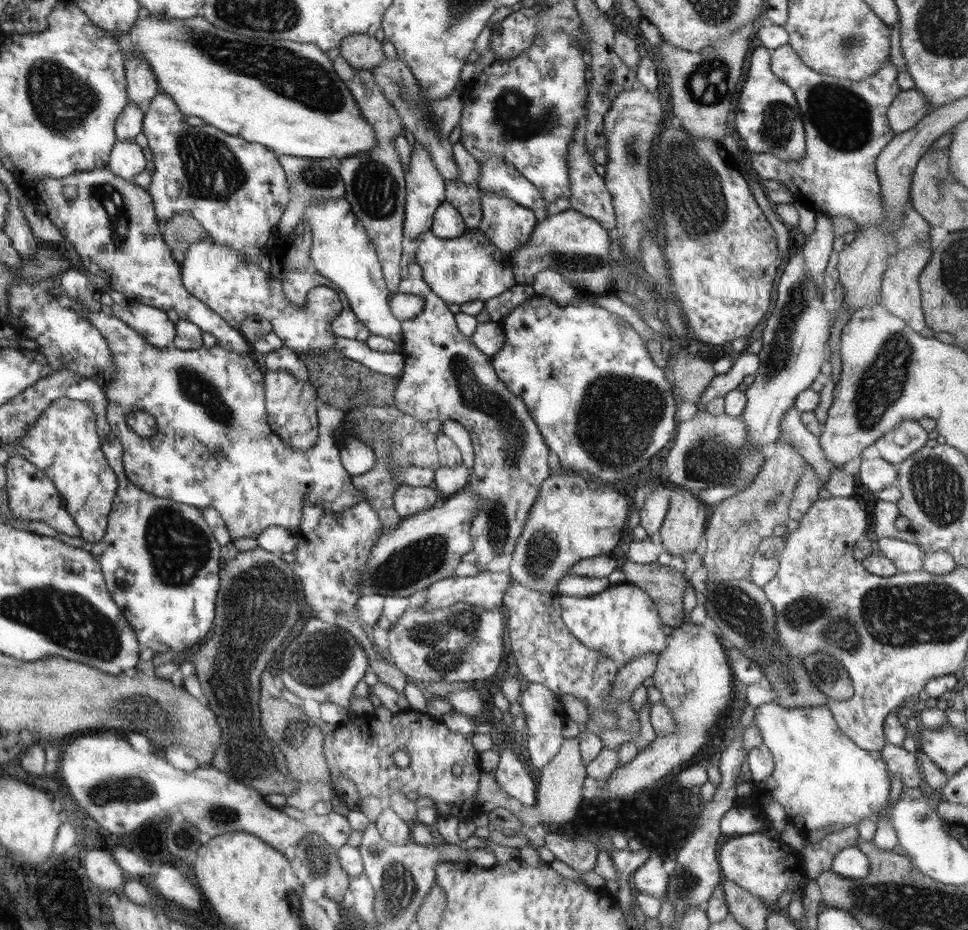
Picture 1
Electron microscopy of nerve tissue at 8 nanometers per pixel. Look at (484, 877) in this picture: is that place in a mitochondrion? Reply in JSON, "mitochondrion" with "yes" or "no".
{"mitochondrion":"no"}

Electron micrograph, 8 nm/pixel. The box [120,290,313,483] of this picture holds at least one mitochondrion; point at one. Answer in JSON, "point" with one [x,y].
{"point":[197,388]}

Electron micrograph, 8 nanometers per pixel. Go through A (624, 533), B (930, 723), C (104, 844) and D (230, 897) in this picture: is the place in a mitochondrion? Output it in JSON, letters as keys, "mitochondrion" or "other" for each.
{"A":"other","B":"other","C":"other","D":"other"}

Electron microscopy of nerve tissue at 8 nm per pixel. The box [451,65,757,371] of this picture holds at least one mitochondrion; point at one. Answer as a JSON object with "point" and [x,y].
{"point":[706,201]}

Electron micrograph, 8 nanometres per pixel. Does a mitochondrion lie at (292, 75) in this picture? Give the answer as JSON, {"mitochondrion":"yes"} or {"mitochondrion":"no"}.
{"mitochondrion":"yes"}

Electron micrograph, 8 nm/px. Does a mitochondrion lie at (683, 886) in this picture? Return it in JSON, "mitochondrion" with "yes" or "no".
{"mitochondrion":"yes"}

